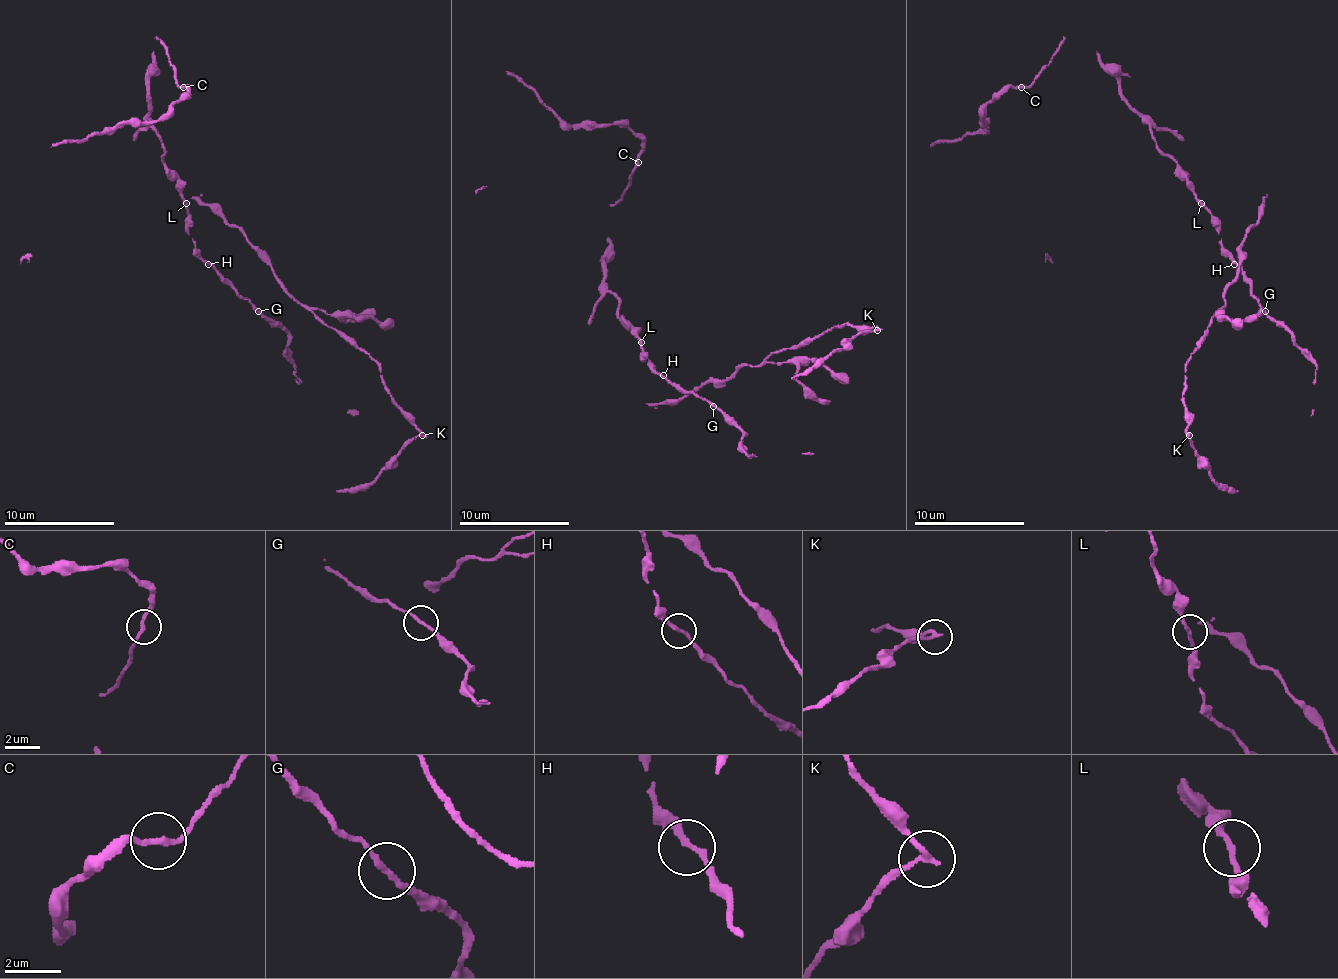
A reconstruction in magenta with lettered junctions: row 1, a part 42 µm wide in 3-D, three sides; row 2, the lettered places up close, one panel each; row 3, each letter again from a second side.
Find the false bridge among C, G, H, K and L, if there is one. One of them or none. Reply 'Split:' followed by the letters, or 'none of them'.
Split: K

